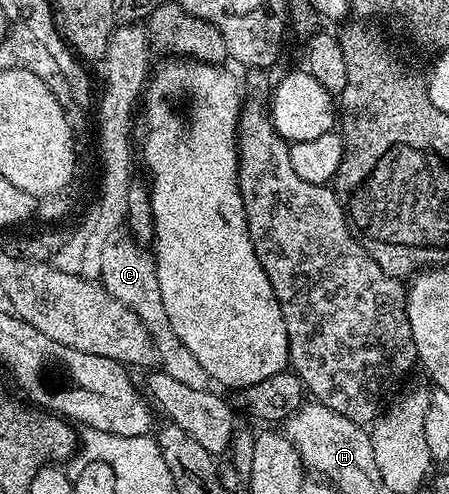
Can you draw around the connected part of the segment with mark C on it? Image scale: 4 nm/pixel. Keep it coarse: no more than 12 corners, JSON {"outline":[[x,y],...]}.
{"outline":[[109,240],[99,283],[142,318],[170,378],[208,388],[158,290],[153,253]]}

